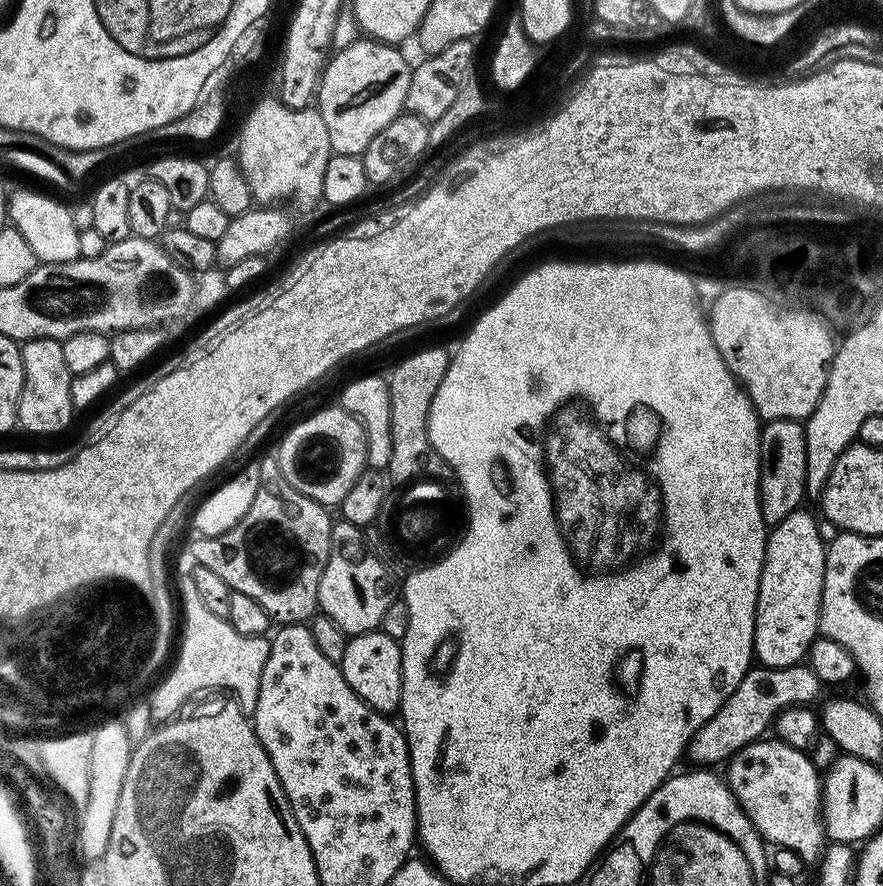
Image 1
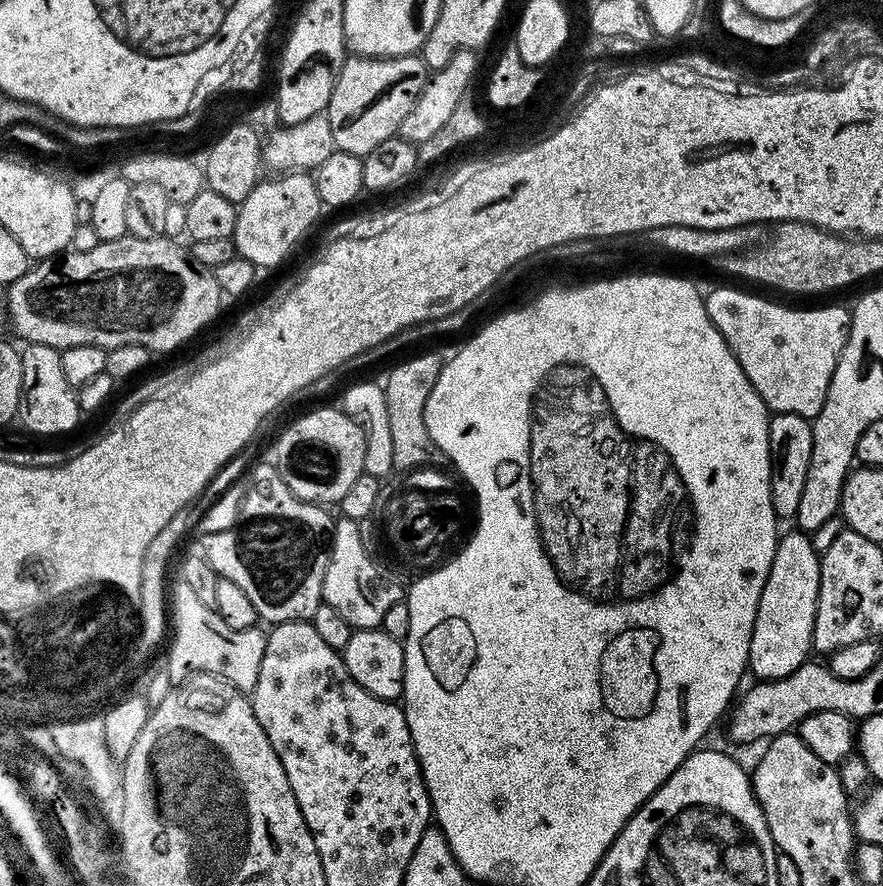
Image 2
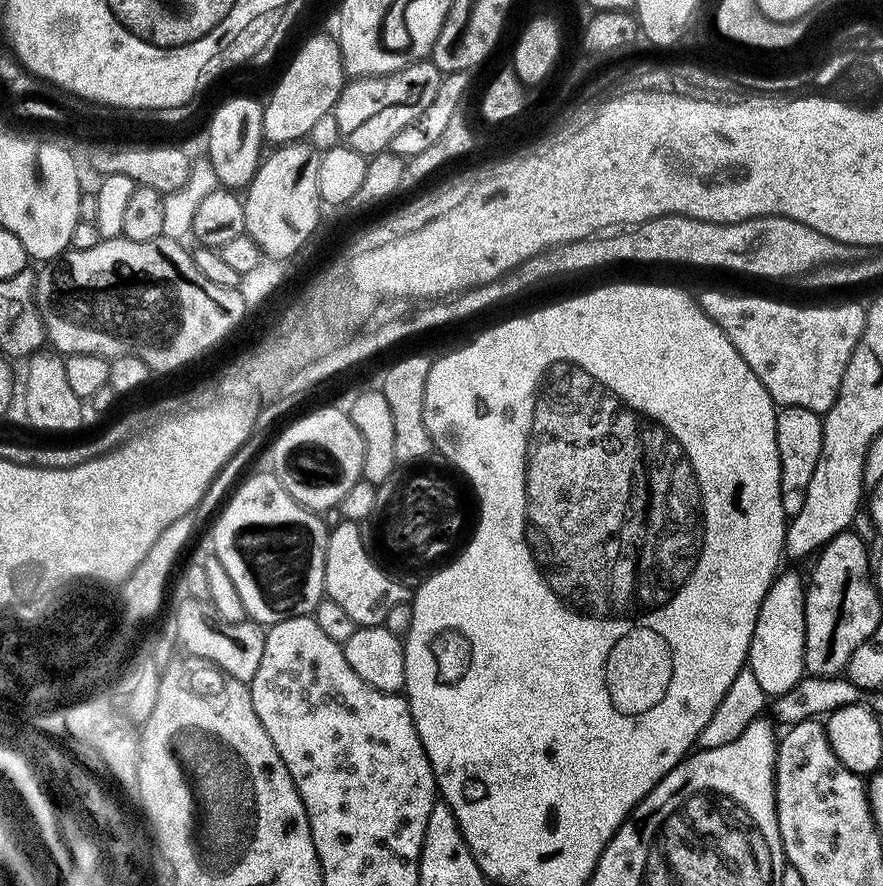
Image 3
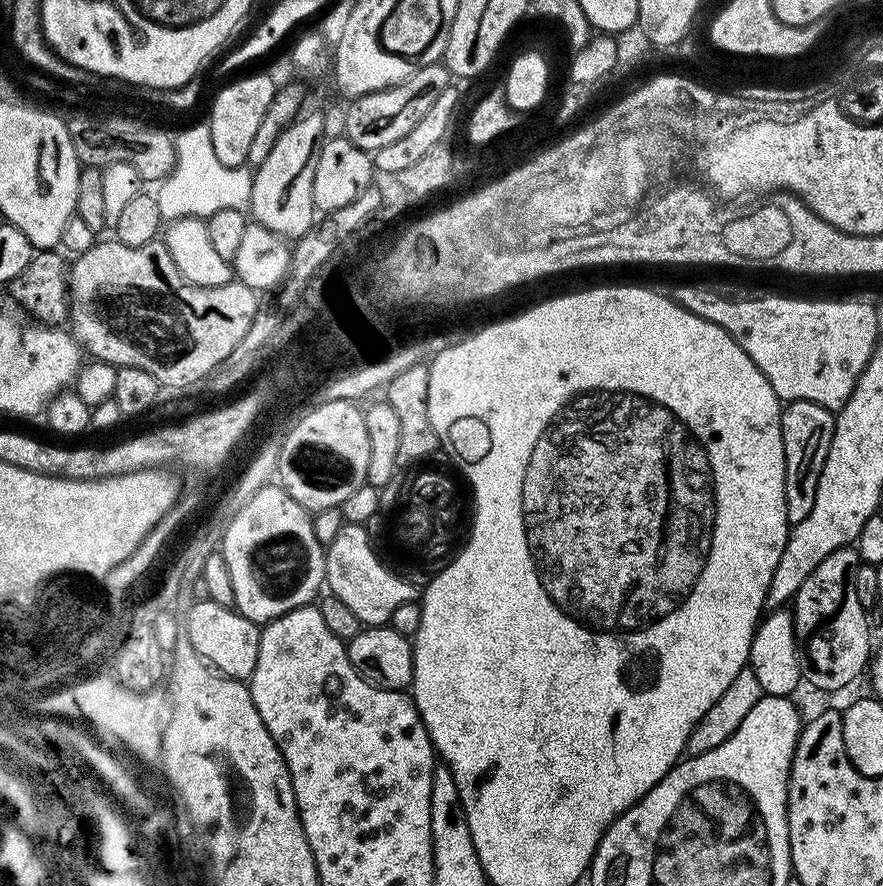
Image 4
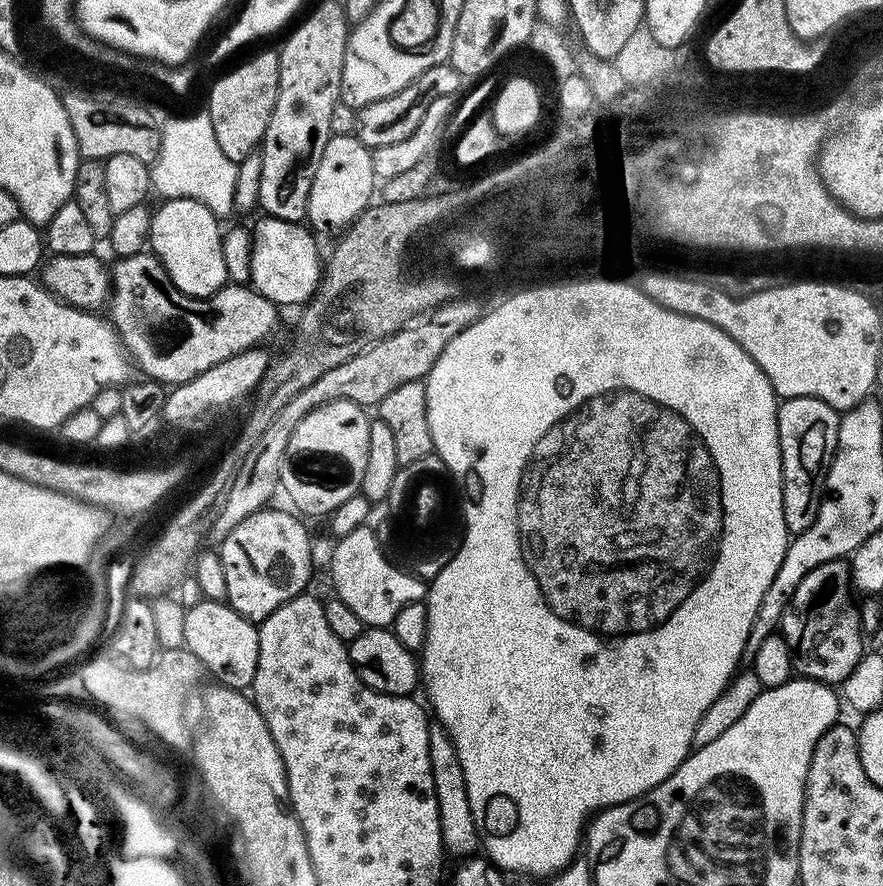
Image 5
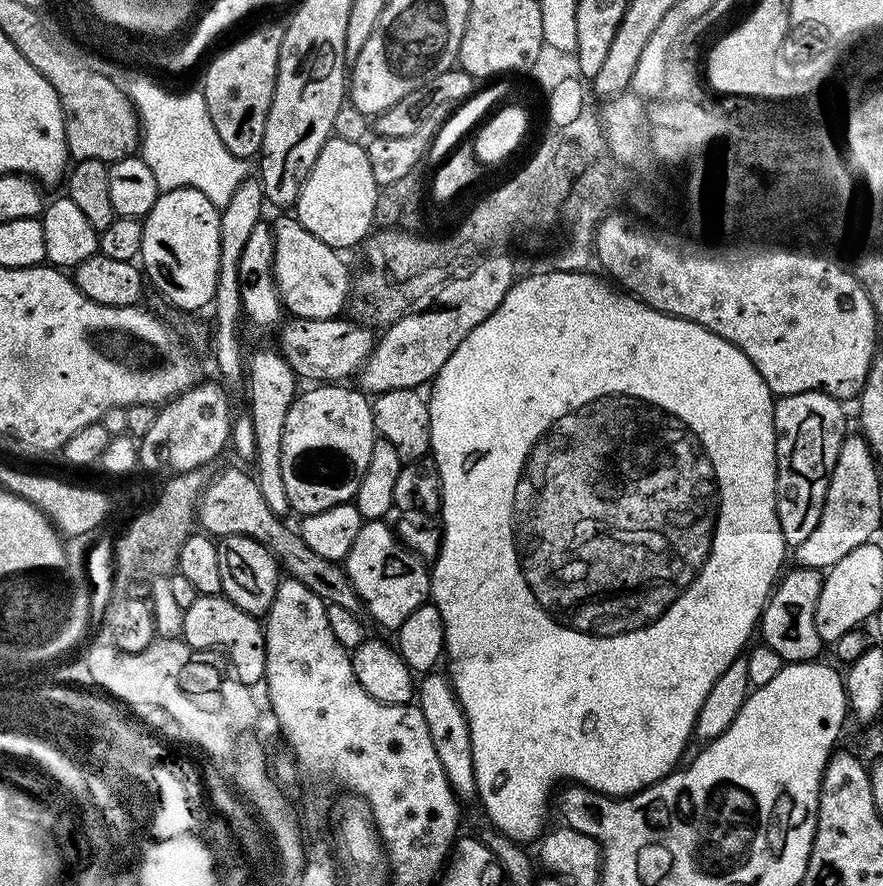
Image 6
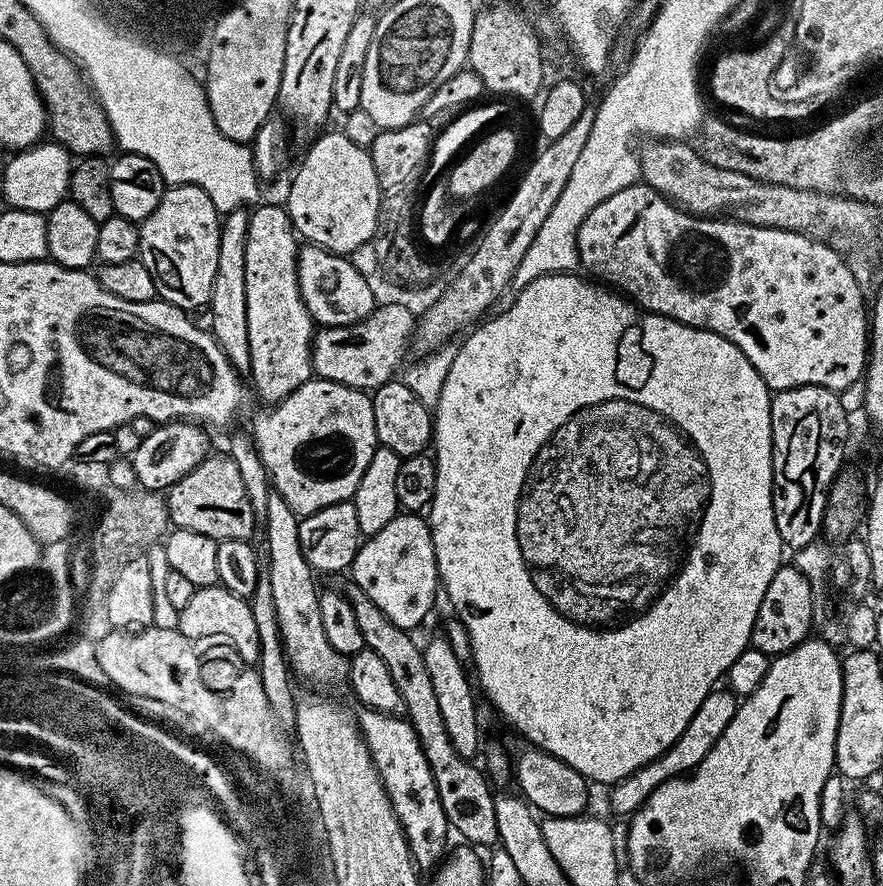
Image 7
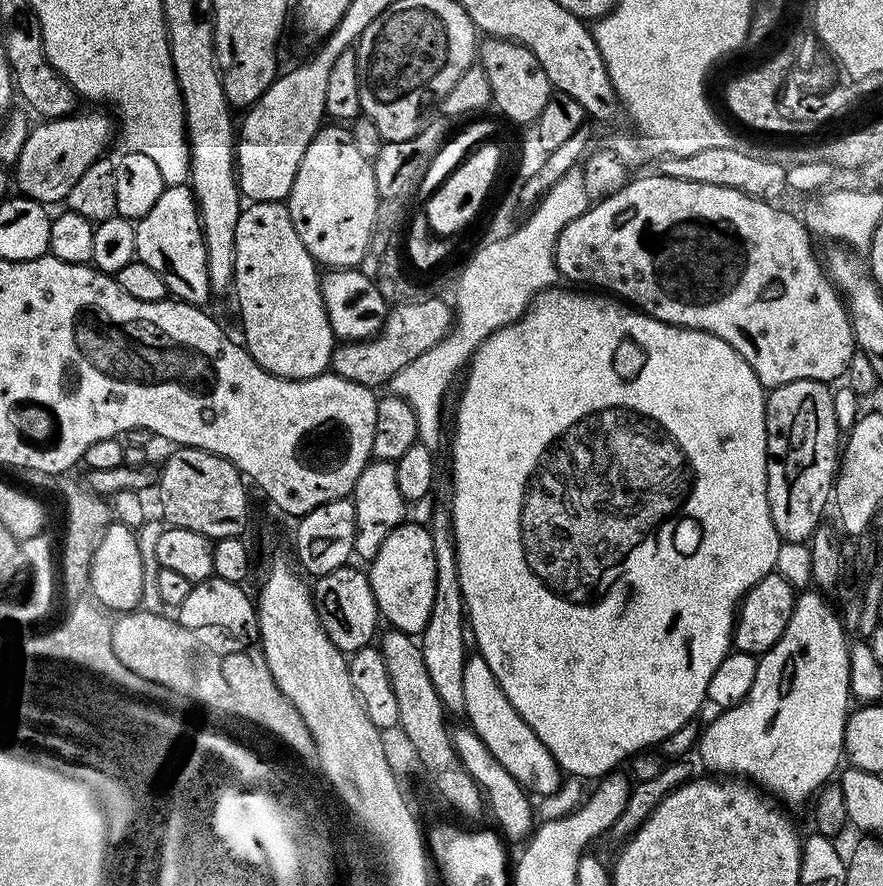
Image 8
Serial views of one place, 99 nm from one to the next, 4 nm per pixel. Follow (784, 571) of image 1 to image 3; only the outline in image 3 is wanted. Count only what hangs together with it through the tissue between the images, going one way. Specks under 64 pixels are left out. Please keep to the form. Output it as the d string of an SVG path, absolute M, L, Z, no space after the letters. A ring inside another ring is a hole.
M781 571L773 580L754 626L754 638L748 651L747 667L758 678L768 698L786 694L799 680L804 679L804 647L806 646L805 577L796 572Z

